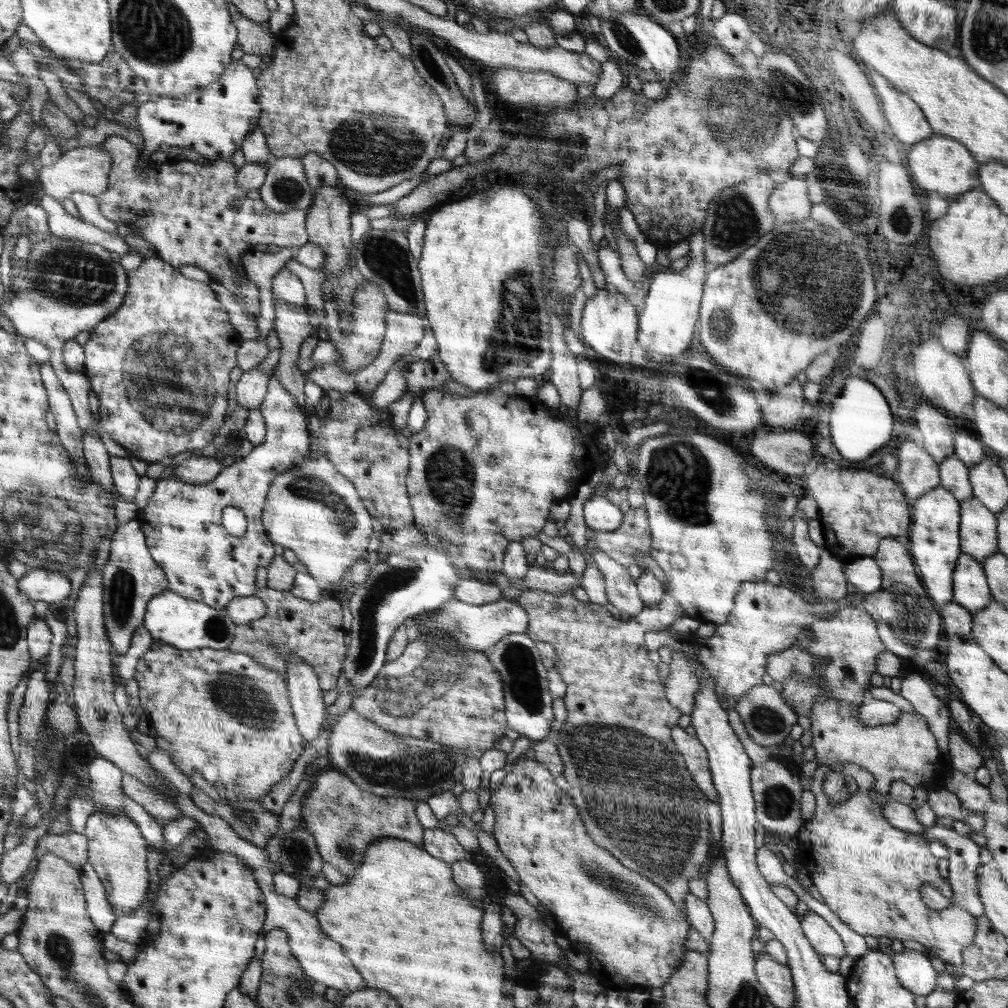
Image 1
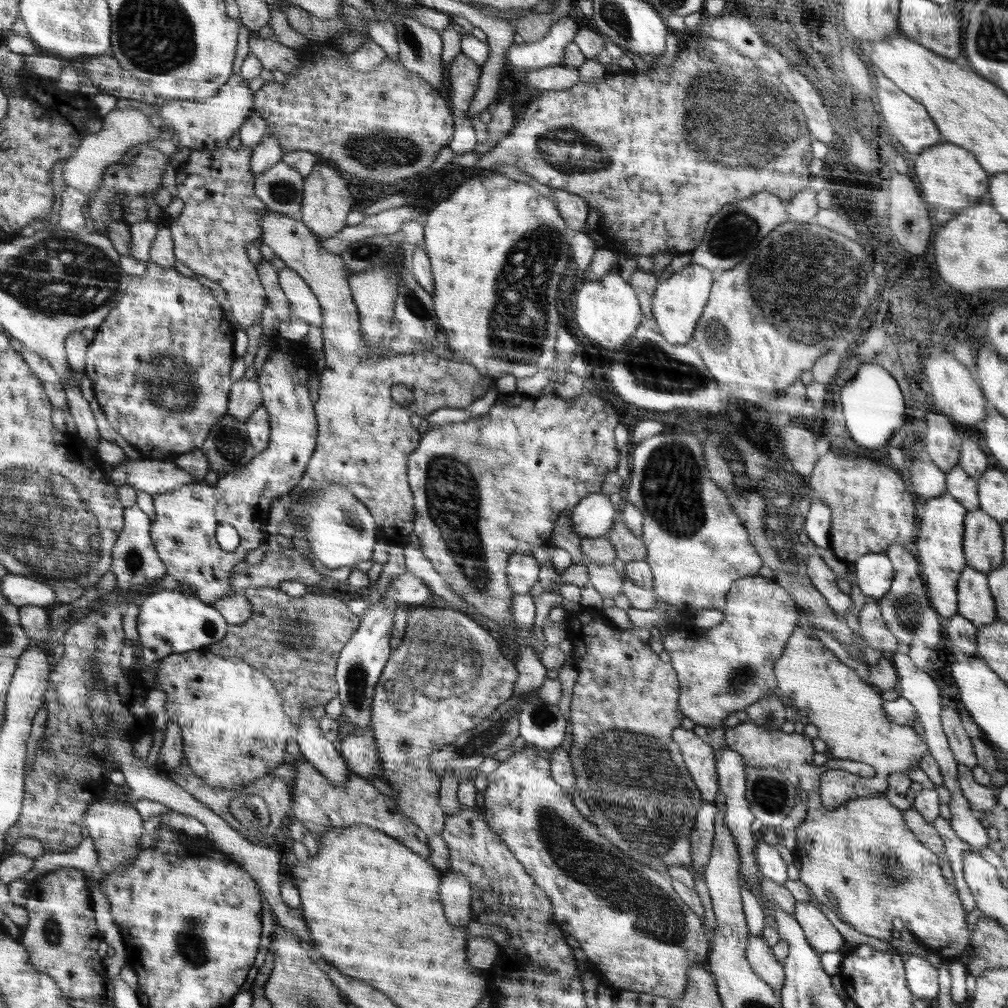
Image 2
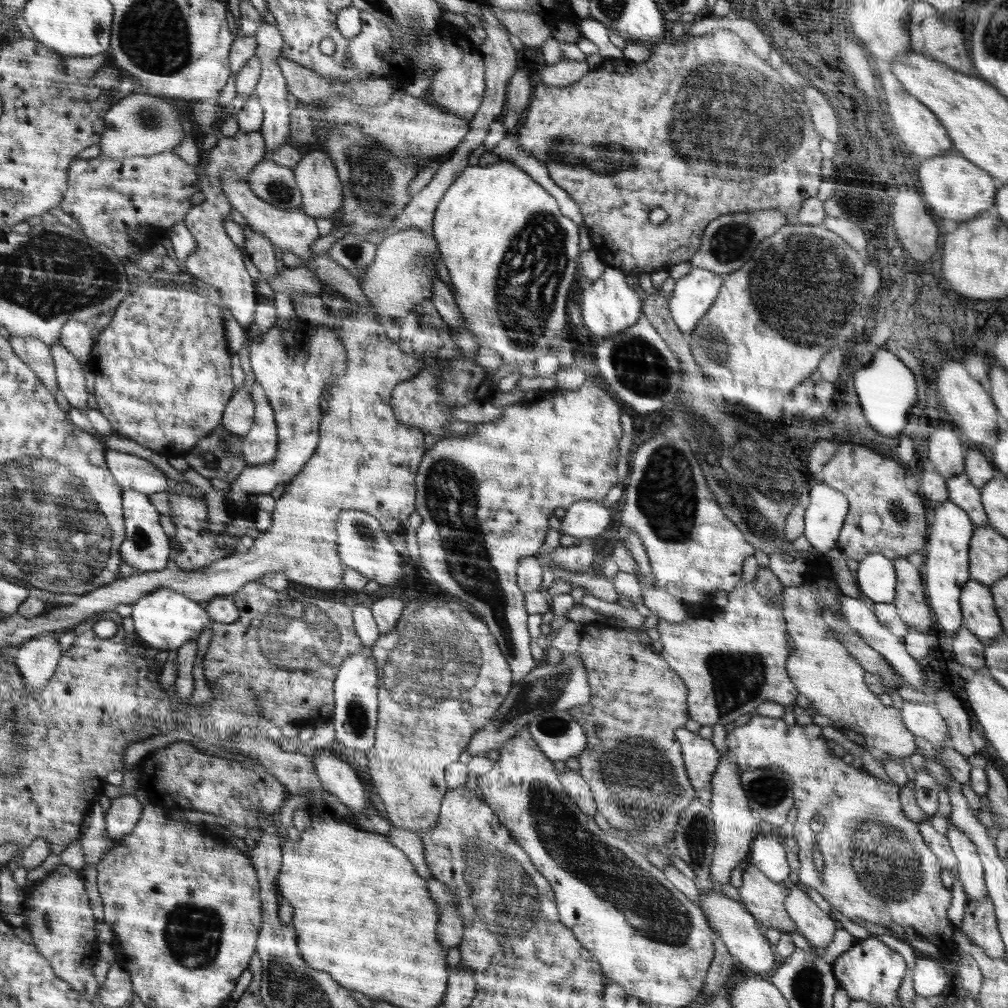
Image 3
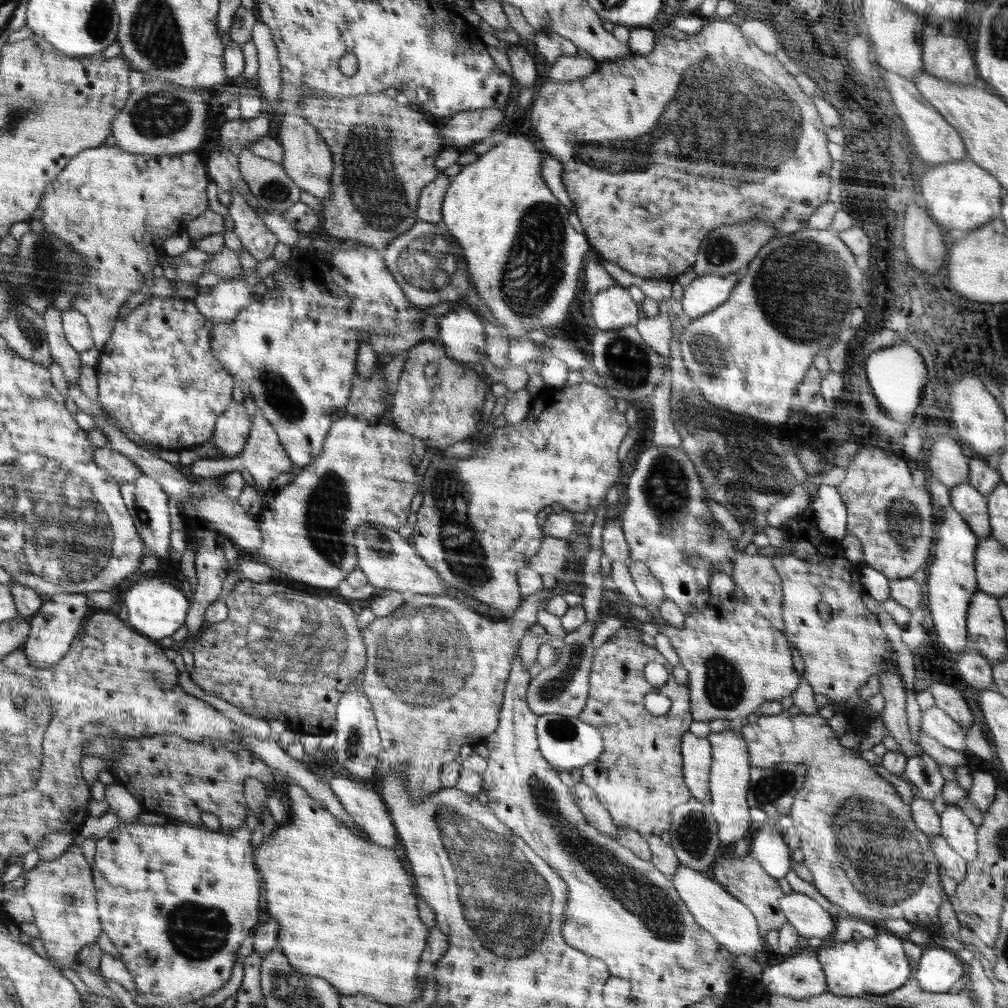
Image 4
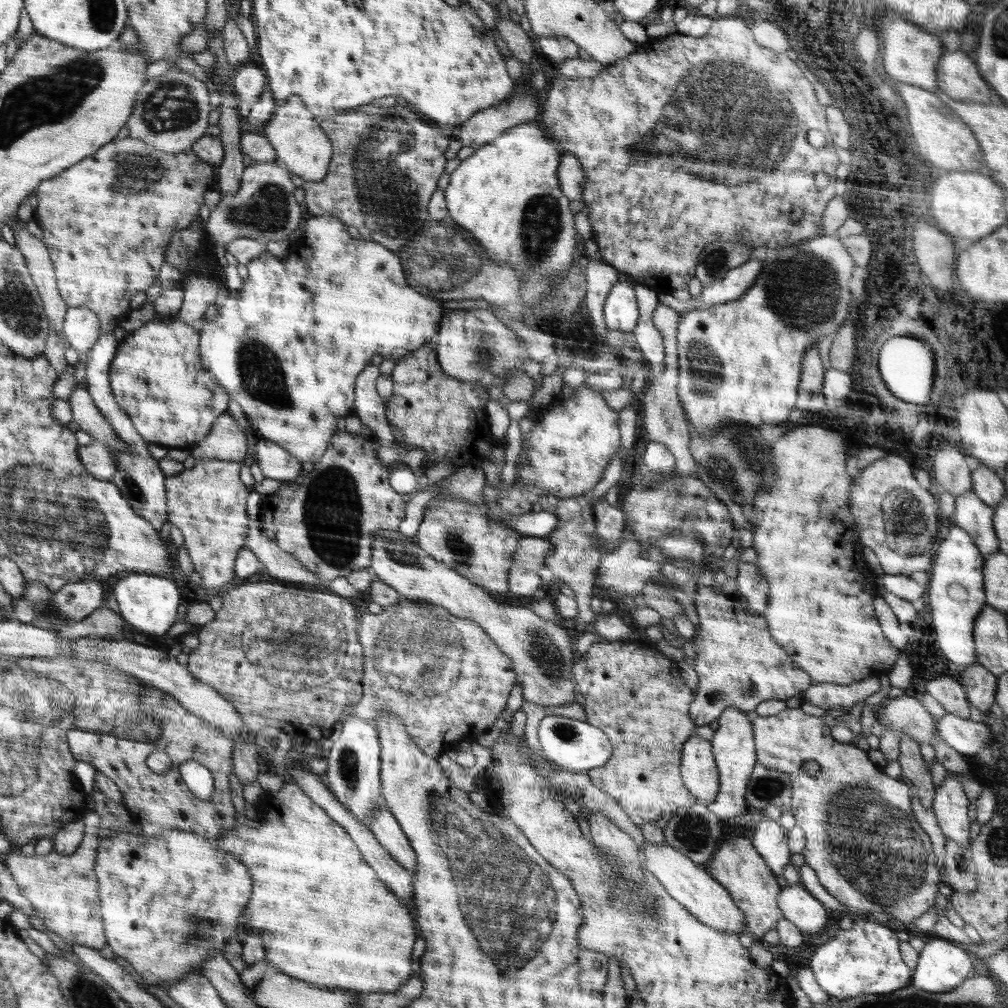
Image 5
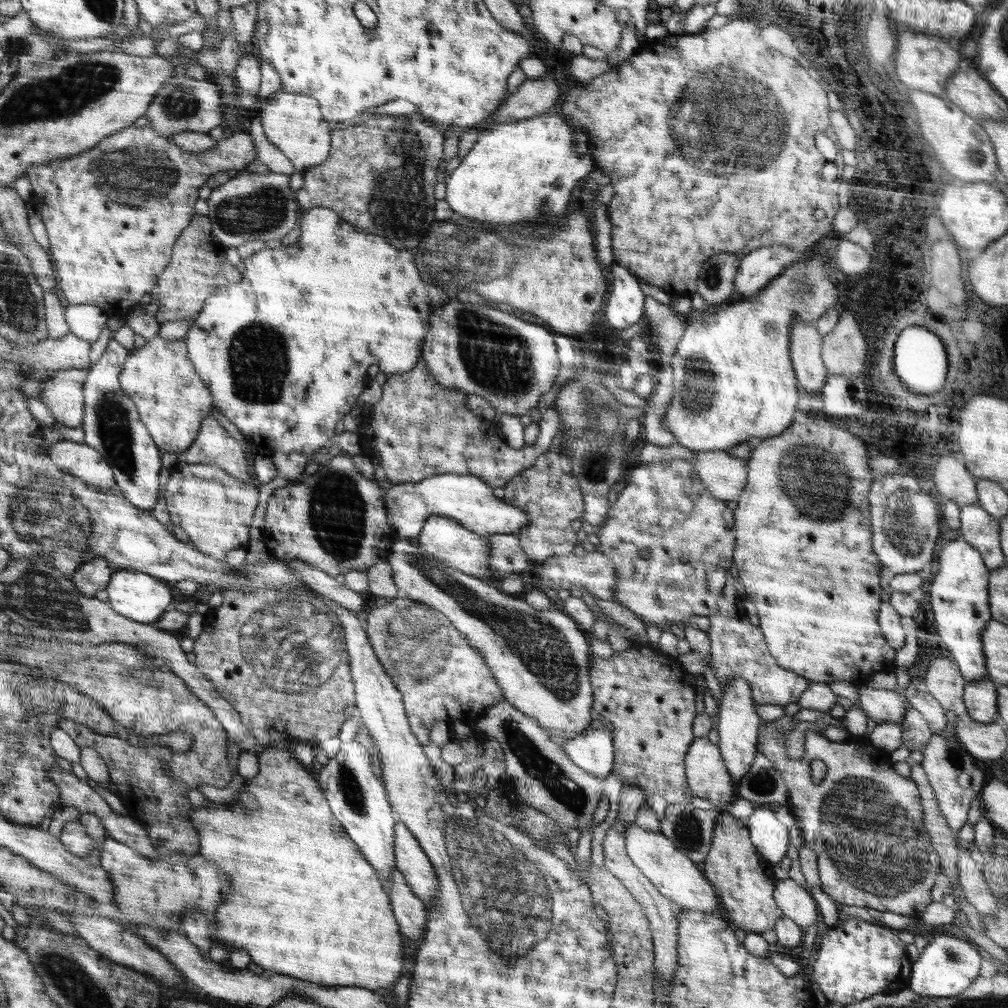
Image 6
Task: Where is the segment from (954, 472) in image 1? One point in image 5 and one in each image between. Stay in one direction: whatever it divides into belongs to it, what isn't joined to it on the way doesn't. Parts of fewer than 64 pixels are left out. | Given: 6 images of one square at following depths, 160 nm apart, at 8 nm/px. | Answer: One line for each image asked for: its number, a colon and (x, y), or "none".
2: (958, 484)
3: (961, 492)
4: (969, 503)
5: (976, 518)

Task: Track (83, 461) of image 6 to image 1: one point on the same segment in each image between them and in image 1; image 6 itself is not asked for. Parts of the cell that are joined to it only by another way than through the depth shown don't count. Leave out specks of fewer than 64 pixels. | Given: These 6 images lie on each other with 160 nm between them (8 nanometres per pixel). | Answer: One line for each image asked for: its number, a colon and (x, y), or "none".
1: (204, 469)
2: (155, 477)
3: (131, 472)
4: (117, 465)
5: (101, 464)

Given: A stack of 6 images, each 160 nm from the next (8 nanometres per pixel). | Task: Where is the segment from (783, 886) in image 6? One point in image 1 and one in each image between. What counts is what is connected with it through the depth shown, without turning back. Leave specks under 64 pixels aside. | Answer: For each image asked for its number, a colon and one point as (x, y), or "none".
1: (822, 937)
2: (822, 936)
3: (818, 928)
4: (804, 914)
5: (799, 907)

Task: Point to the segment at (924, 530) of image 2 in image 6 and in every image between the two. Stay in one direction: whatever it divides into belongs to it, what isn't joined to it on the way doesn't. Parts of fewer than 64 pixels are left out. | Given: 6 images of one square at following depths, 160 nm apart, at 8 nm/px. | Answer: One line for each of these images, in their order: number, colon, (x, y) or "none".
3: (946, 569)
4: (952, 582)
5: (956, 595)
6: (959, 595)

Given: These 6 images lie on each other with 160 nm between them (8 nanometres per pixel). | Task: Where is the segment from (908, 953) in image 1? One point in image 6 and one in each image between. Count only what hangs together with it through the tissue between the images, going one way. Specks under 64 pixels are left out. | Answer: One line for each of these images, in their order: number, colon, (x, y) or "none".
2: (922, 978)
3: (930, 977)
4: (938, 969)
5: (942, 965)
6: (948, 965)

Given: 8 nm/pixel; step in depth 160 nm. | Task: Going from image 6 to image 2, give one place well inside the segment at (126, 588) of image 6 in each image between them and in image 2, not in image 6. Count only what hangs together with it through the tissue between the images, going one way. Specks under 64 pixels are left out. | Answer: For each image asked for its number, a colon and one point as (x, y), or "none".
2: (169, 622)
3: (166, 619)
4: (155, 608)
5: (148, 603)

